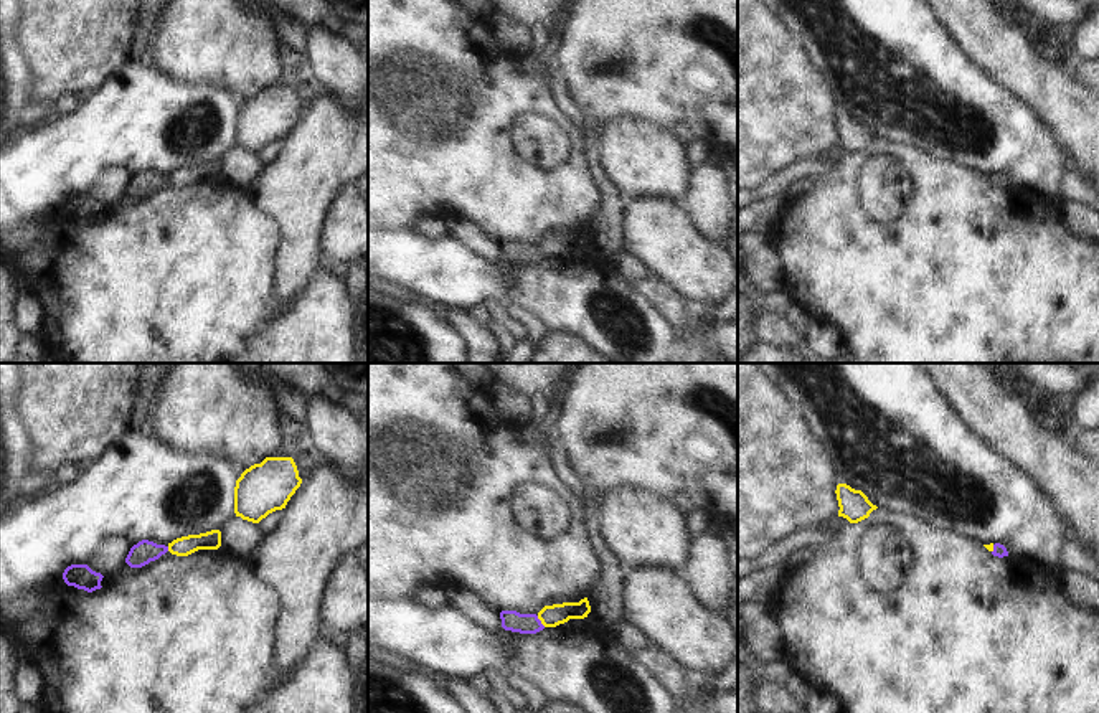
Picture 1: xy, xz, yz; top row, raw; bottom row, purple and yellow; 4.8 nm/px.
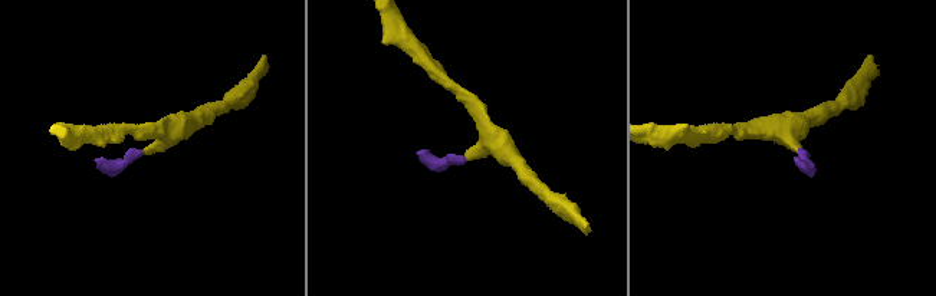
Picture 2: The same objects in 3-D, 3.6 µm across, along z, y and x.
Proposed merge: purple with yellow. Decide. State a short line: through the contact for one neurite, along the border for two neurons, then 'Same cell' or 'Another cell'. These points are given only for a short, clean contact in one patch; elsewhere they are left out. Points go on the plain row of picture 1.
Line: xz (514, 251), (540, 251), (550, 246). Same cell.

